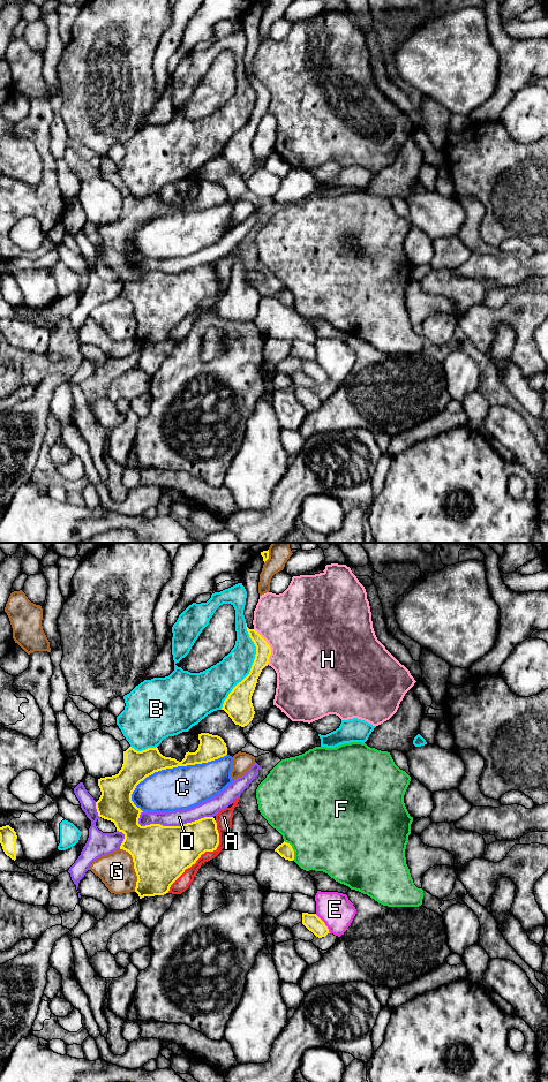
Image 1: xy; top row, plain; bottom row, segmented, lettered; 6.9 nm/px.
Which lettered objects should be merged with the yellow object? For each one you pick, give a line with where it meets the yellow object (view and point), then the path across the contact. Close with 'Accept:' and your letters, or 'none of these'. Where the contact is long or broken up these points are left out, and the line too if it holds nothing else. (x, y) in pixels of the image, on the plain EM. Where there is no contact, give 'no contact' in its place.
Accept: none of these

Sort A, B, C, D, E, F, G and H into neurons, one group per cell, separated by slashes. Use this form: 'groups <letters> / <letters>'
groups A / B / C / D / E / F / G / H

